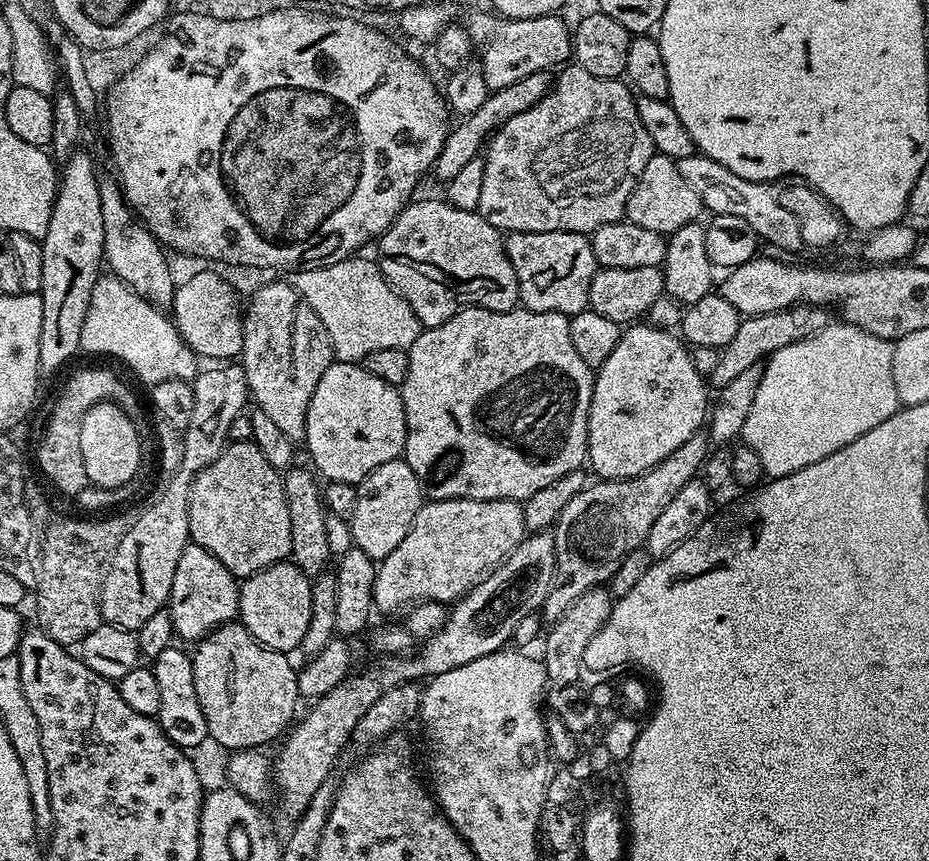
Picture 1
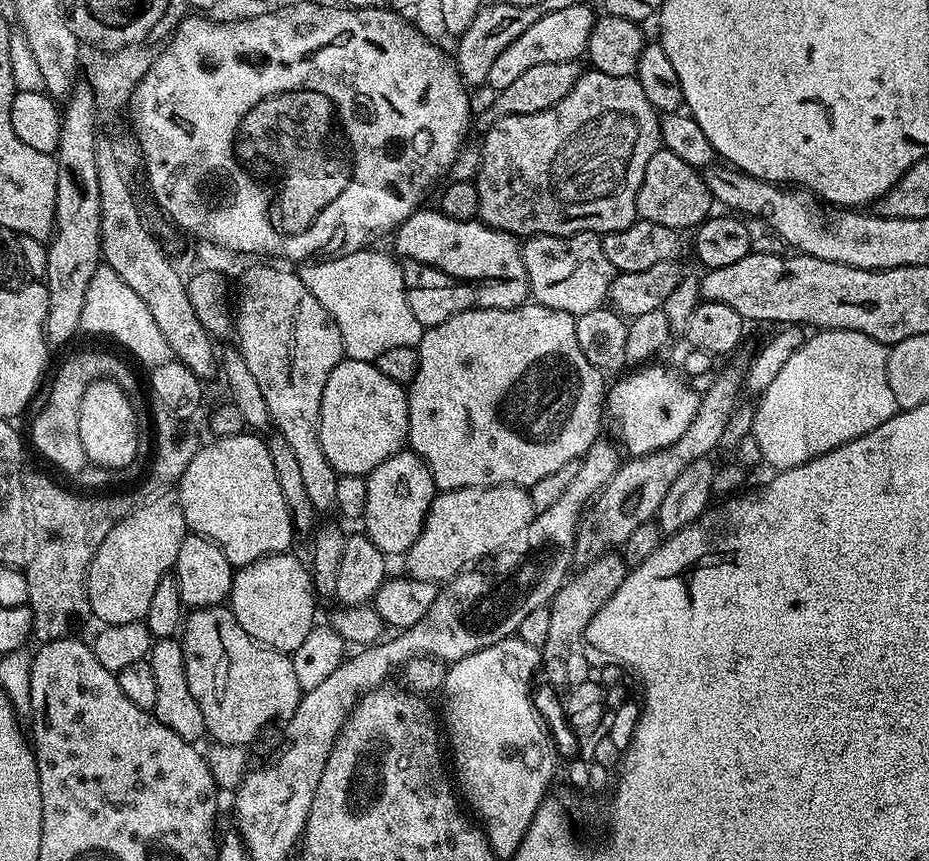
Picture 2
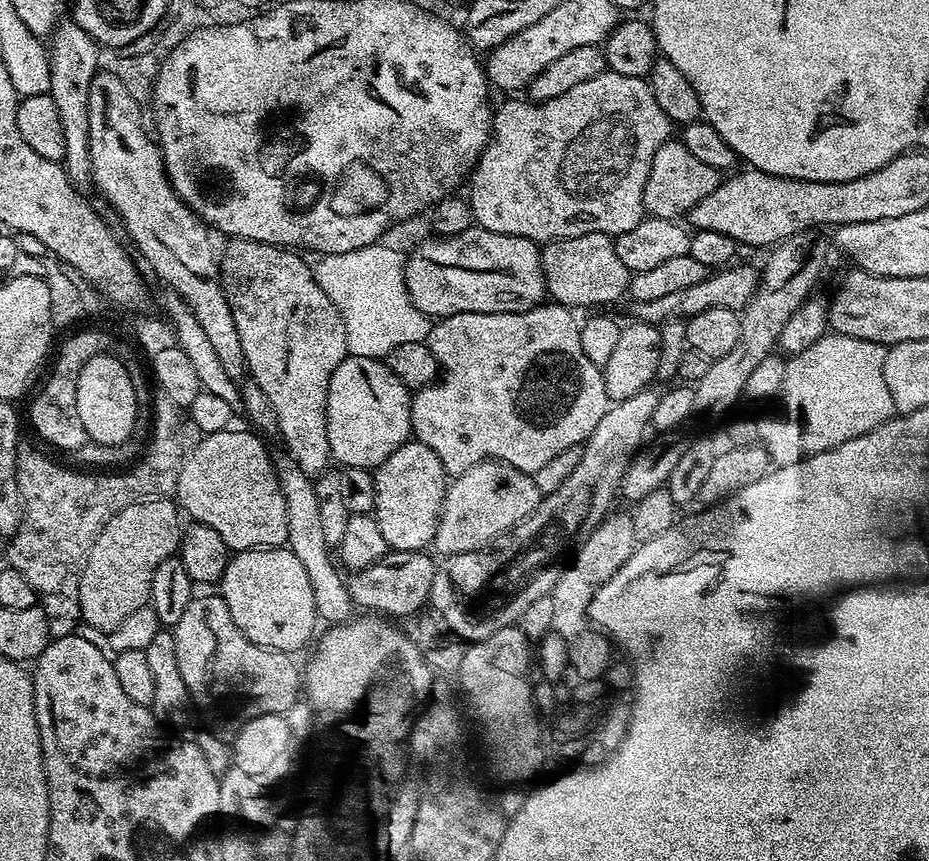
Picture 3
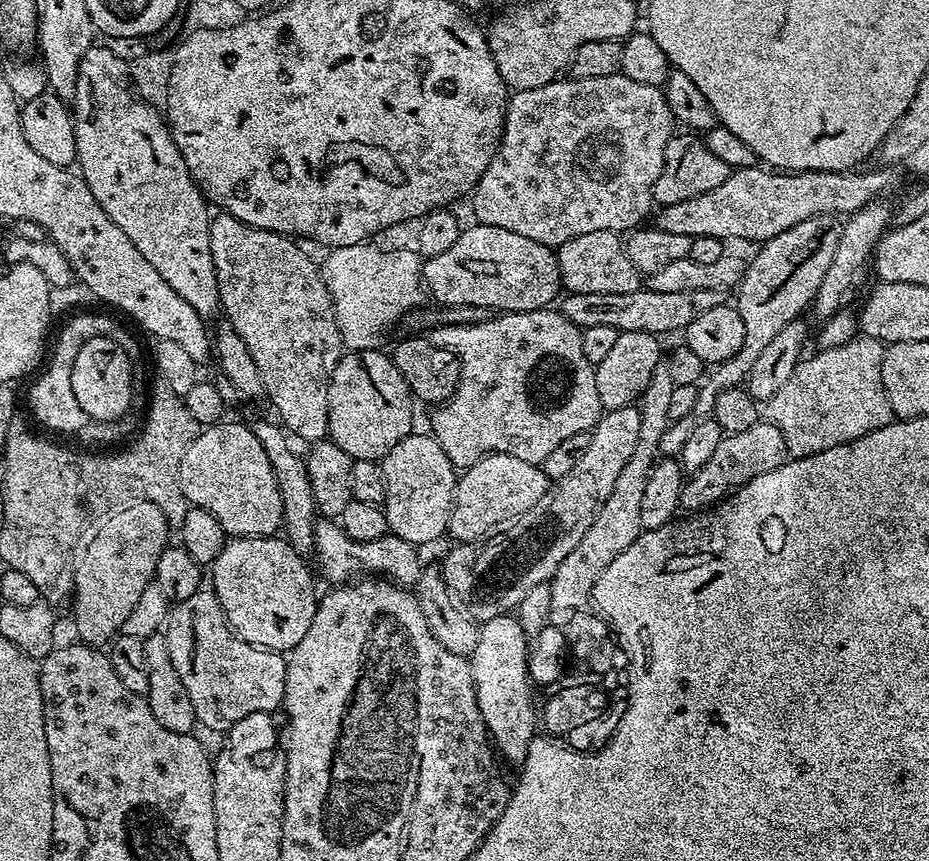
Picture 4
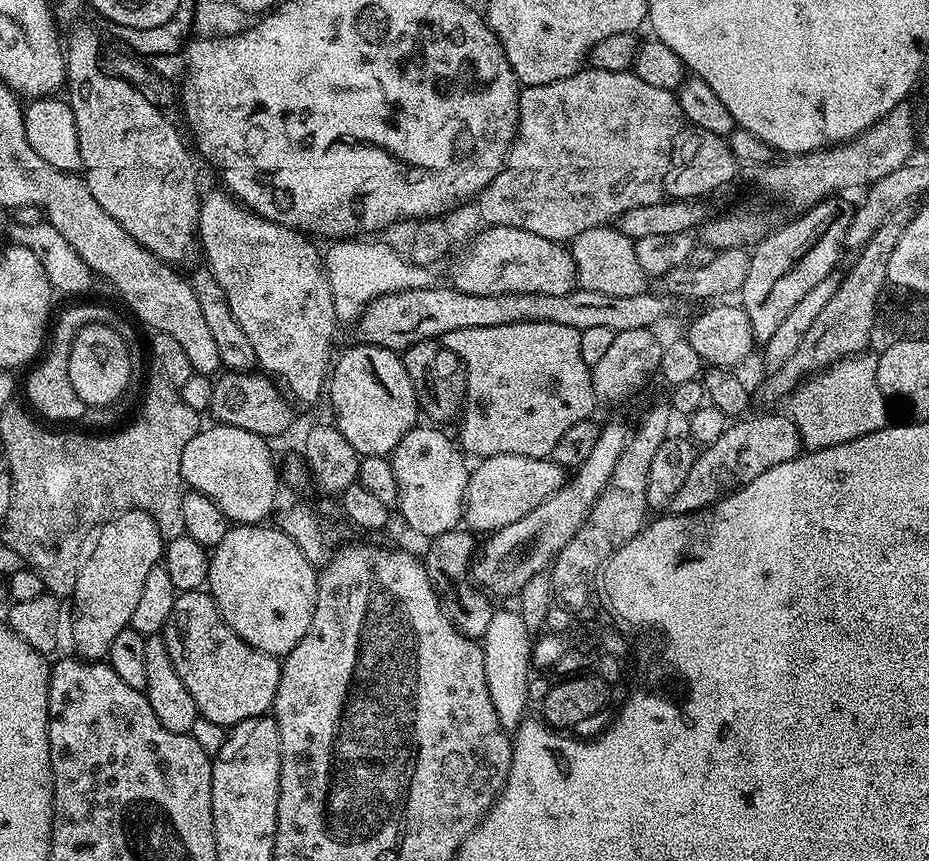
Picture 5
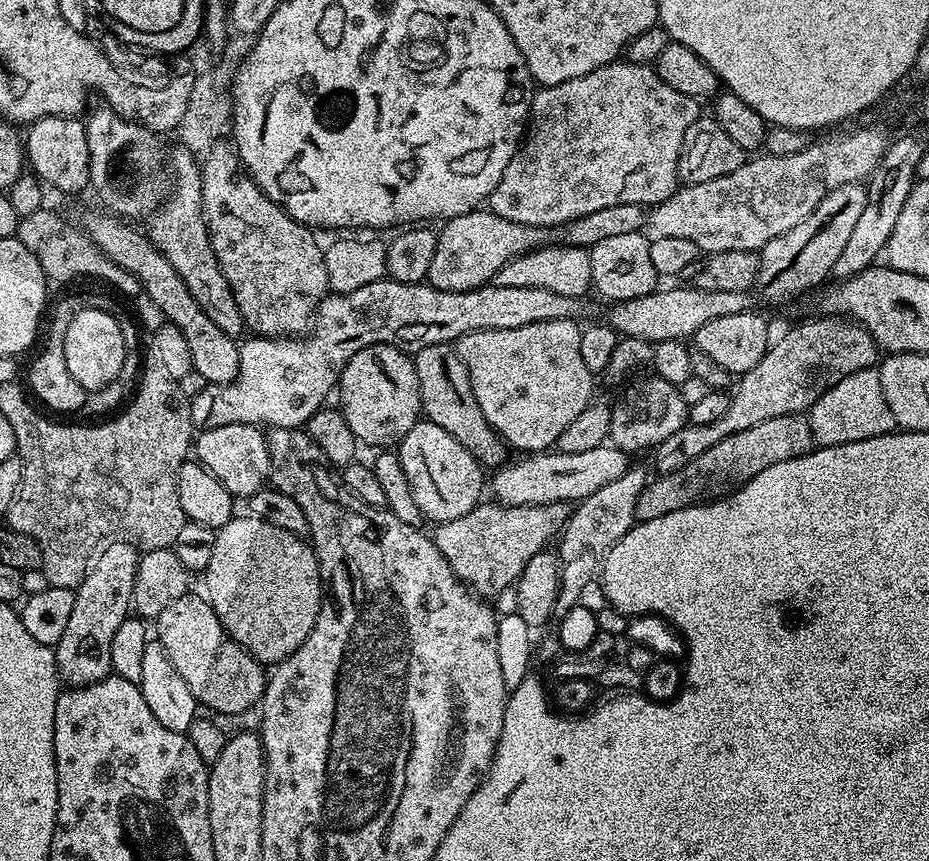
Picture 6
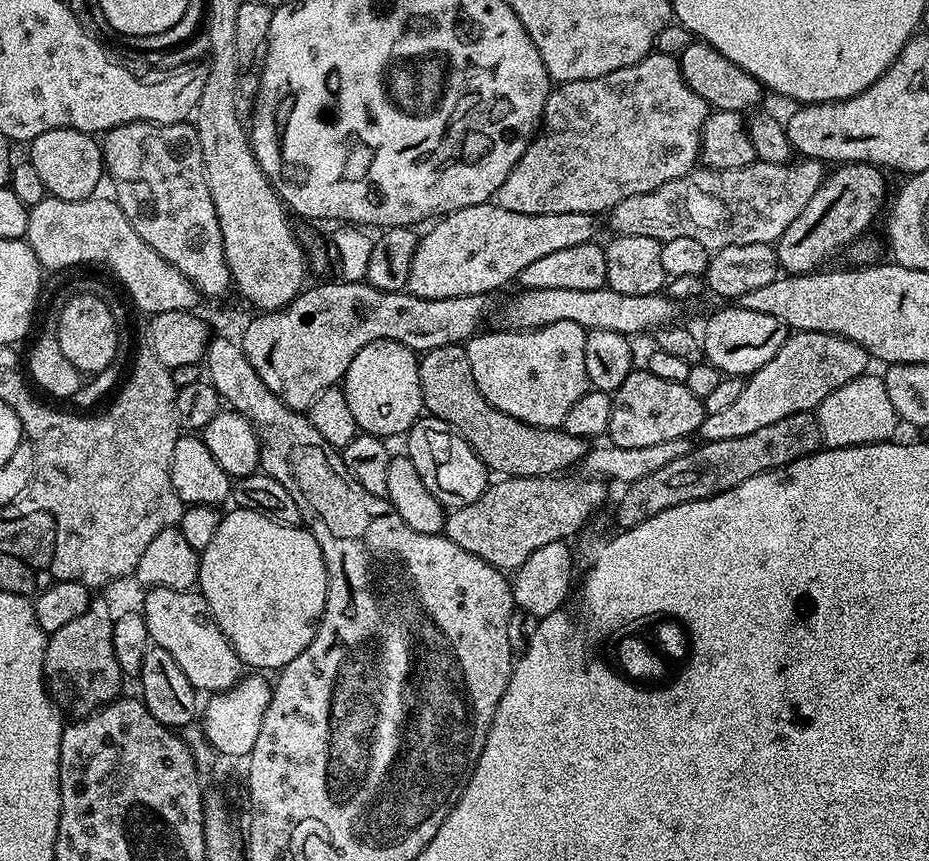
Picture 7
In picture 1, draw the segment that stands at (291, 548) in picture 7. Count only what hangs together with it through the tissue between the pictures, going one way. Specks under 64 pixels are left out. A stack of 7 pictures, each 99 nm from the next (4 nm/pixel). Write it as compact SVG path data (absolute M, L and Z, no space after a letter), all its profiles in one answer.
M281 562L263 568L247 577L240 584L239 623L259 644L285 654L299 649L306 626L310 626L310 602L312 601L312 580L301 568L291 562Z

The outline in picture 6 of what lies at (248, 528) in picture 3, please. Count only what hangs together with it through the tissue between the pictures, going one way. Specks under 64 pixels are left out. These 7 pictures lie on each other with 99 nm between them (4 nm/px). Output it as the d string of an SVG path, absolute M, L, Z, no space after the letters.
M257 425L218 426L218 430L200 432L194 440L194 456L203 468L218 478L218 482L222 482L222 486L226 486L233 498L250 497L269 483L272 463L268 438Z

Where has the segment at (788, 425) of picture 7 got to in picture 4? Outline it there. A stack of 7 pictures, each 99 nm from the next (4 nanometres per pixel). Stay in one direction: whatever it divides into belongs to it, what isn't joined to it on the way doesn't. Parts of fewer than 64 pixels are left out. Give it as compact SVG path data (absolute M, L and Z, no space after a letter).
M762 418L754 426L750 426L750 430L727 433L718 442L718 450L710 454L706 466L702 466L702 470L691 473L685 479L680 490L680 508L710 508L720 503L724 497L732 495L746 482L758 478L758 474L766 474L766 470L777 468L779 464L784 463L787 456L782 430L778 430L778 426L767 419Z

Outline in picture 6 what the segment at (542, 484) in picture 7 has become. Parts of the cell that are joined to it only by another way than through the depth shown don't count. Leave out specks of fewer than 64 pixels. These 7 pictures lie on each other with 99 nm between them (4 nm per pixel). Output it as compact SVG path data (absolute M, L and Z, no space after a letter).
M481 502L462 514L462 518L436 524L434 528L434 539L442 558L446 558L454 574L481 598L493 598L507 588L509 591L526 562L530 562L534 554L545 551L551 545L548 543L559 537L570 515L568 504L510 506L491 503Z

